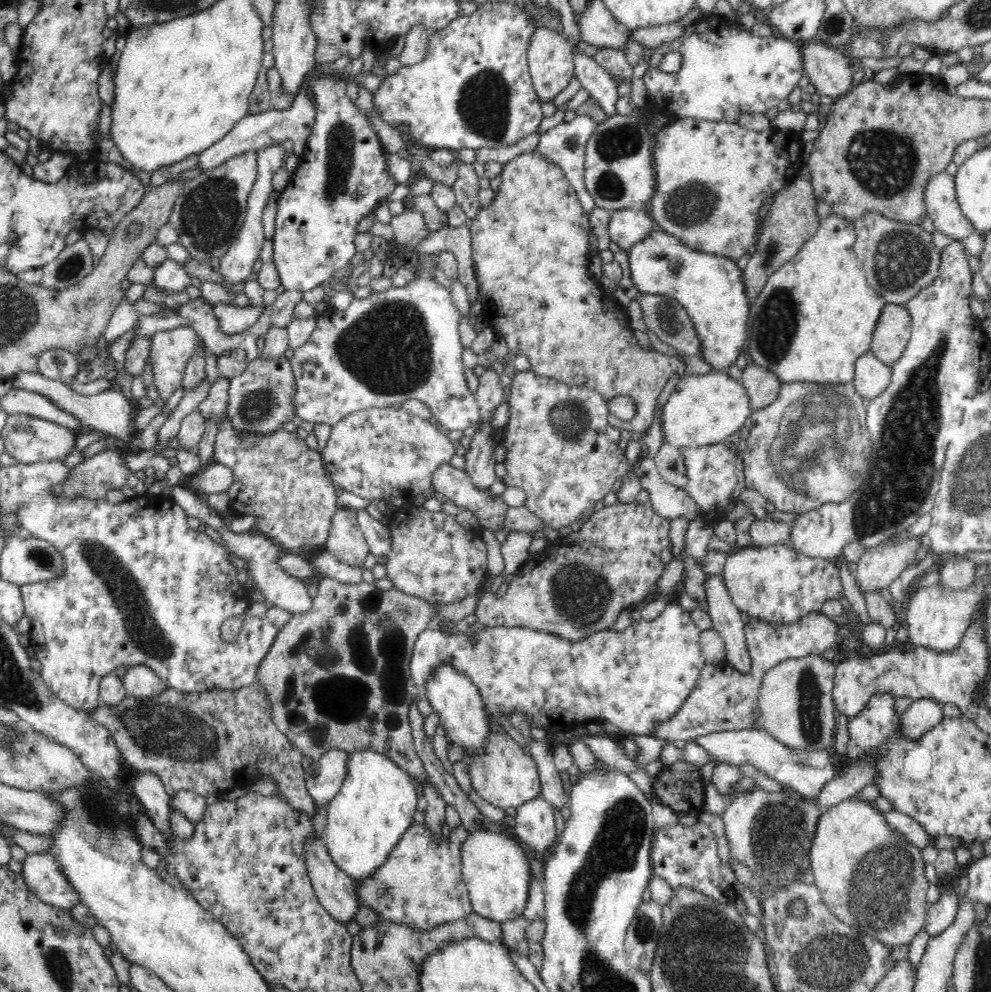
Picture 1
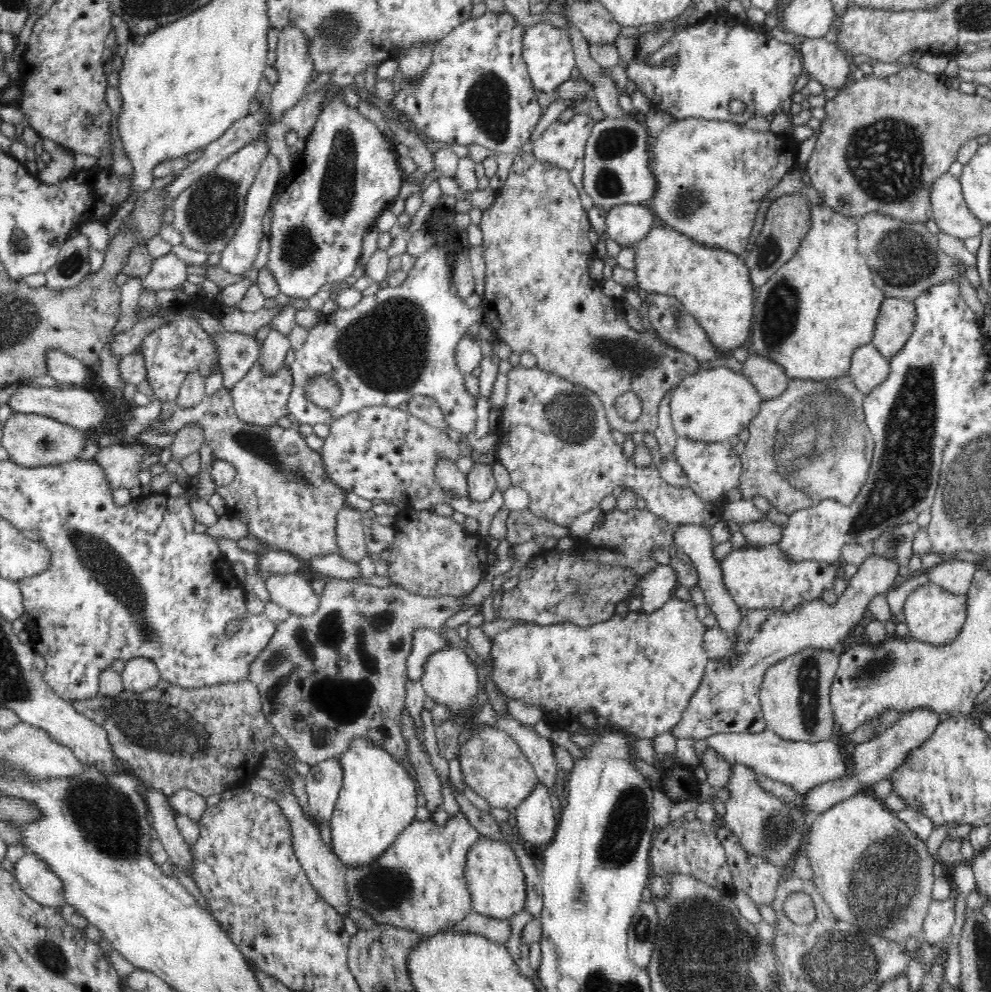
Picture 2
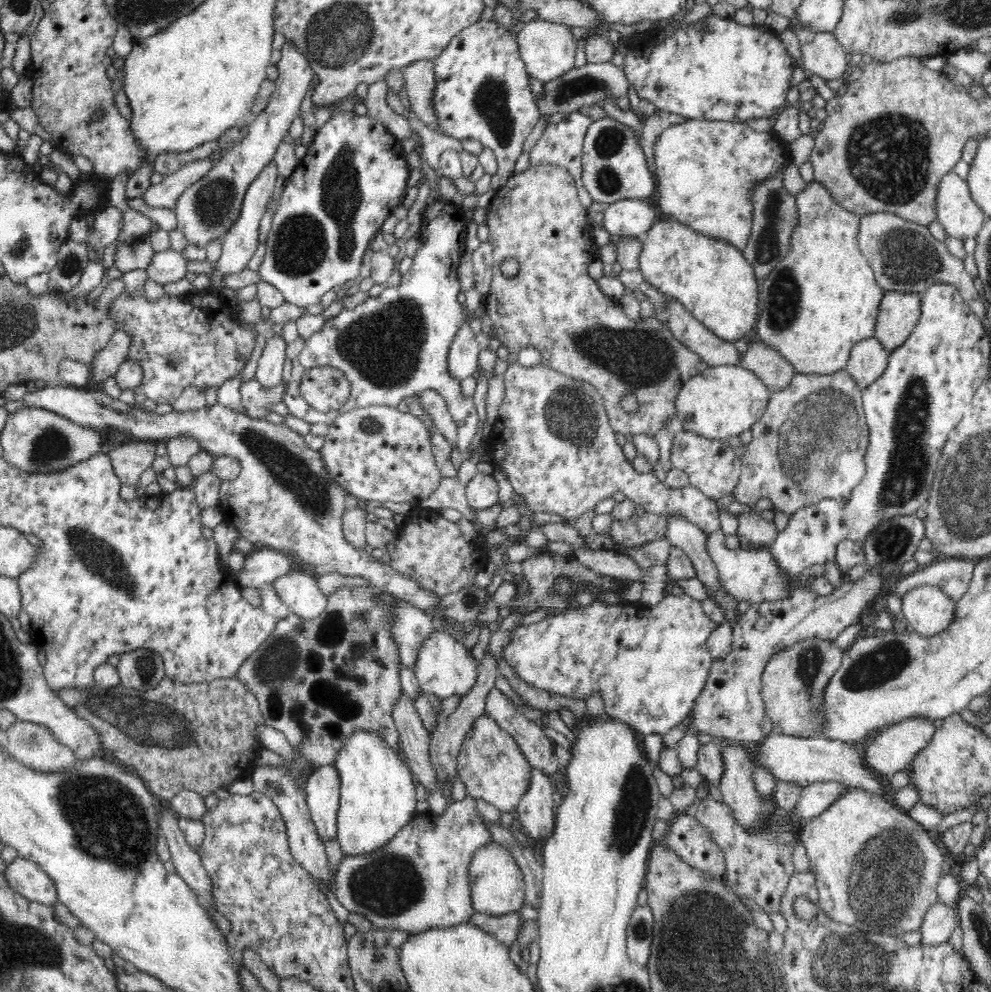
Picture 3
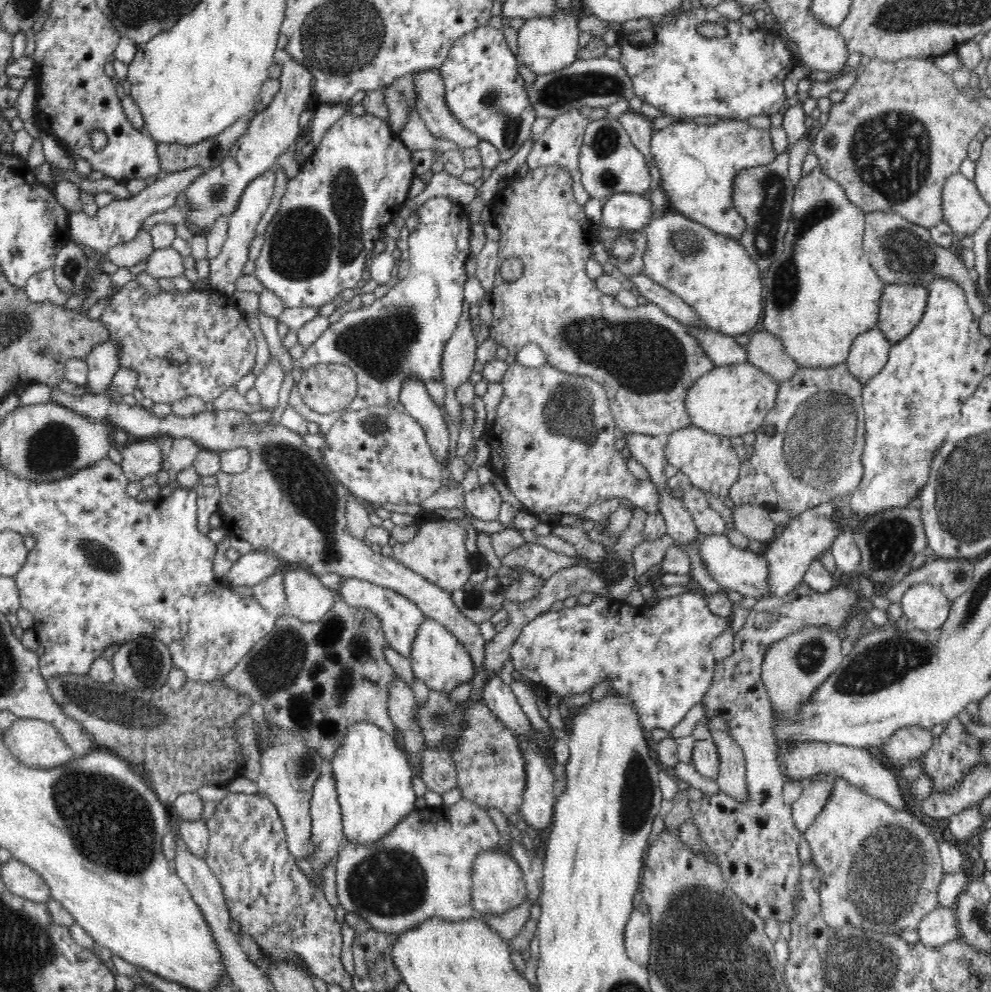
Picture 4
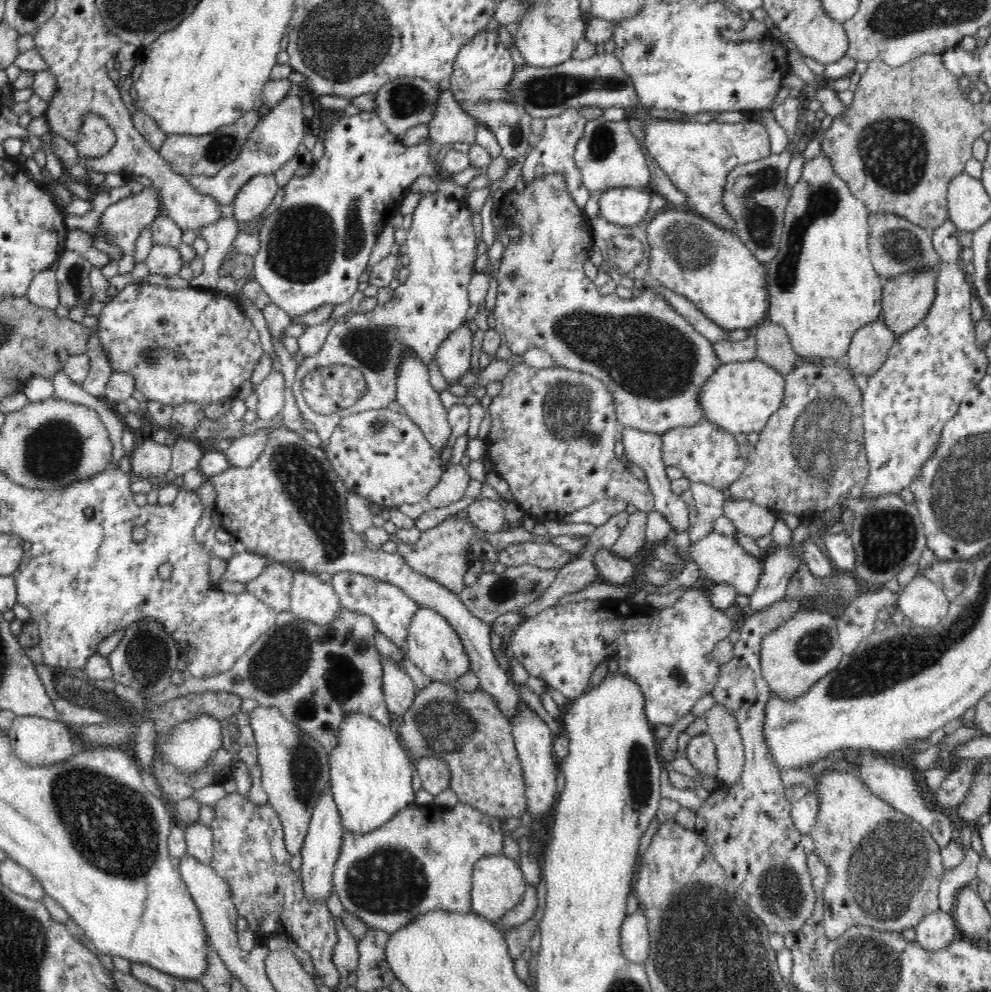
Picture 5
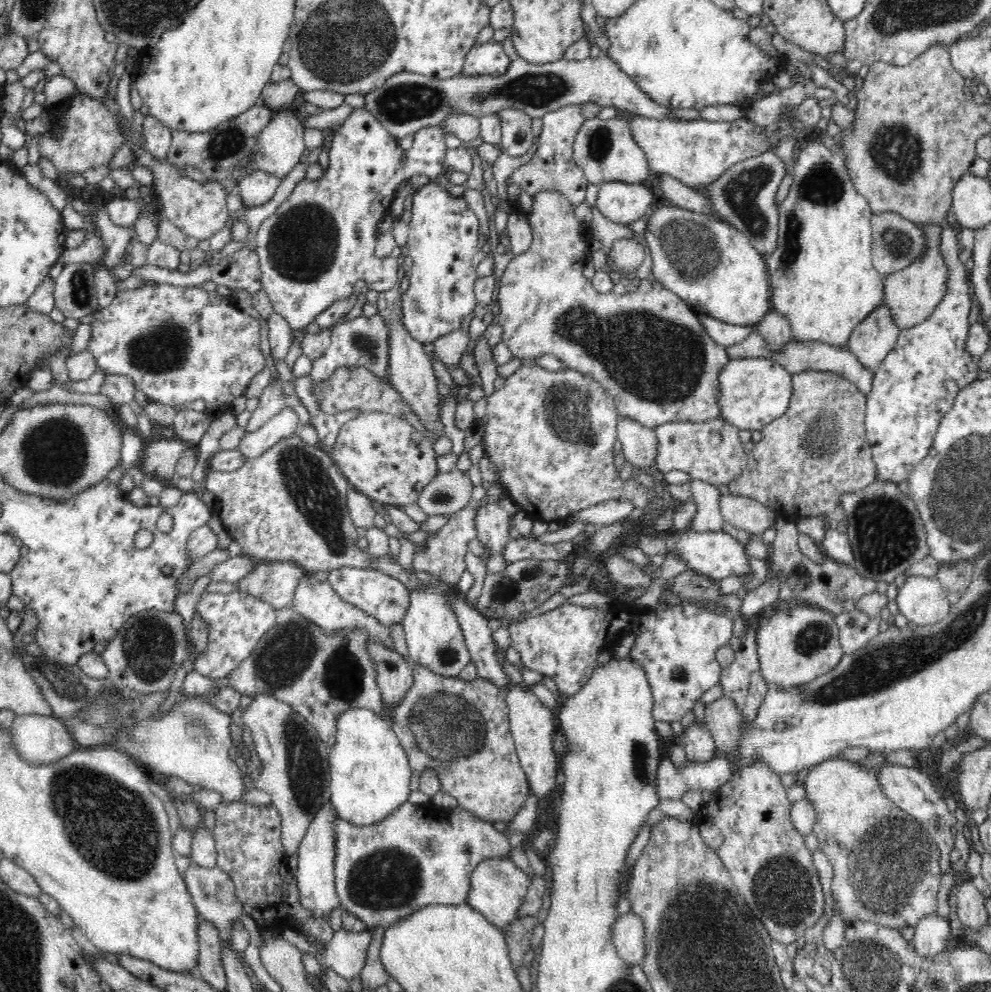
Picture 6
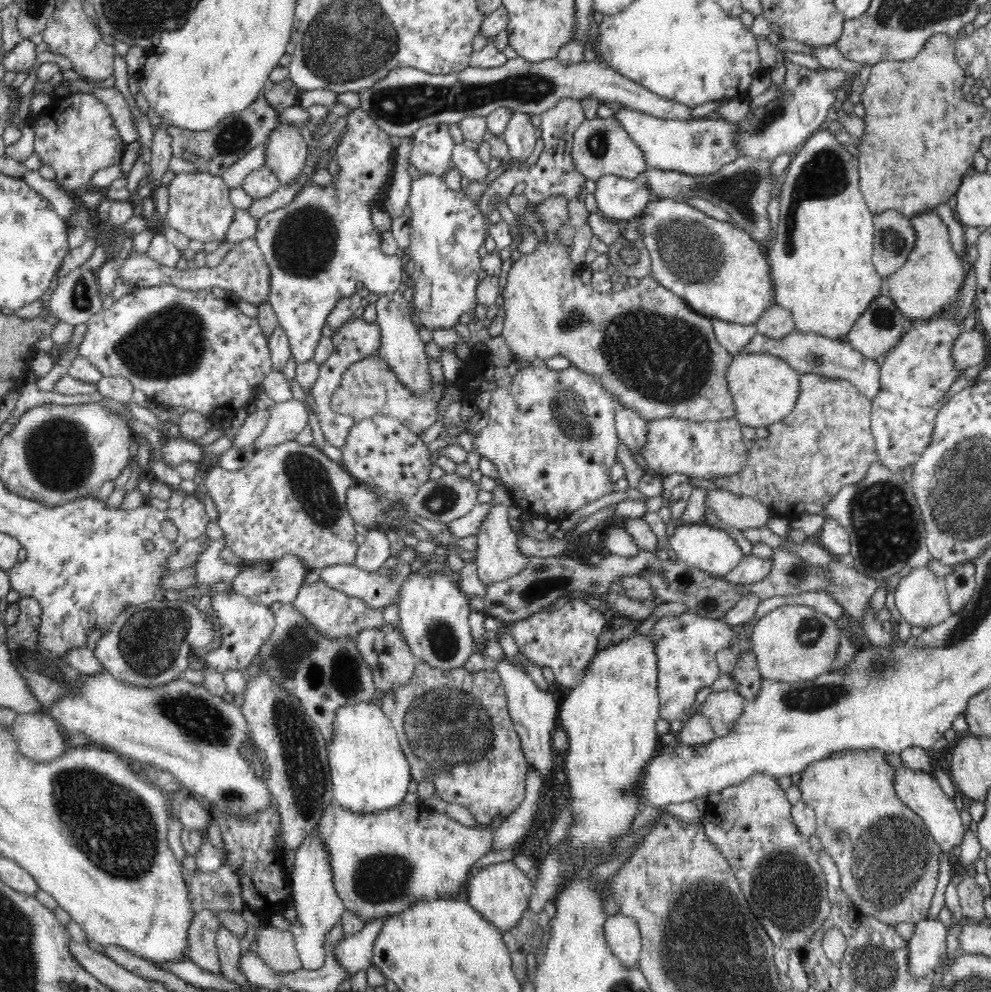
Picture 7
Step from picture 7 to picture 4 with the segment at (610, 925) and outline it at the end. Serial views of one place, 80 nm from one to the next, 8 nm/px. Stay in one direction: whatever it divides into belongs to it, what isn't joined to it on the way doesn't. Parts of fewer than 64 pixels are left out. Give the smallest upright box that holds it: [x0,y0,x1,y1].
[624,909,651,965]

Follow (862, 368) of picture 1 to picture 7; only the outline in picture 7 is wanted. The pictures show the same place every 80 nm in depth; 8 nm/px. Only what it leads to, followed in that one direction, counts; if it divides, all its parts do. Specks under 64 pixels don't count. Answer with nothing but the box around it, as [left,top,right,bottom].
[844,294,905,362]

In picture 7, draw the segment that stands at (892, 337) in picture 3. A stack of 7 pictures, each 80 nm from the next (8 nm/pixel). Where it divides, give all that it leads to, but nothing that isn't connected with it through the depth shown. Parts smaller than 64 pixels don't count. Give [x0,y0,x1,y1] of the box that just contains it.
[888,209,965,323]

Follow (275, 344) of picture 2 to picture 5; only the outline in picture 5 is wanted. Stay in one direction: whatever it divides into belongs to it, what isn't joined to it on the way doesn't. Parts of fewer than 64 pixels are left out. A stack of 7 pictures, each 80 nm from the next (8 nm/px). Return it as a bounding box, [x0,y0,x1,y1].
[256,369,284,420]

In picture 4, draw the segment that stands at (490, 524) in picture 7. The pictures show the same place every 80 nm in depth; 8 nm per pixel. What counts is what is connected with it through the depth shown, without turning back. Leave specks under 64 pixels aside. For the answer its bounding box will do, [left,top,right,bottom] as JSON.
[465,483,502,522]

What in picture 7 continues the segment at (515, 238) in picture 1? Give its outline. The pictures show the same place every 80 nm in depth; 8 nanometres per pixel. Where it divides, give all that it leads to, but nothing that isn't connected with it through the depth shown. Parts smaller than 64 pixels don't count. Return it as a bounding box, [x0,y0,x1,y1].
[501,195,736,423]

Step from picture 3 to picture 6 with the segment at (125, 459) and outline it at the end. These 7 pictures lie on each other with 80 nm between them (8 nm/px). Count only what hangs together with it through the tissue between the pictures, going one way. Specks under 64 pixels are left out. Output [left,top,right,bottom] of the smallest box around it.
[138,437,190,480]

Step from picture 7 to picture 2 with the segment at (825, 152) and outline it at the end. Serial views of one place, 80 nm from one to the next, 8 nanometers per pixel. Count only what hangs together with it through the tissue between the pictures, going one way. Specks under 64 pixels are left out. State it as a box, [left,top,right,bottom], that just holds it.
[751,200,885,381]

